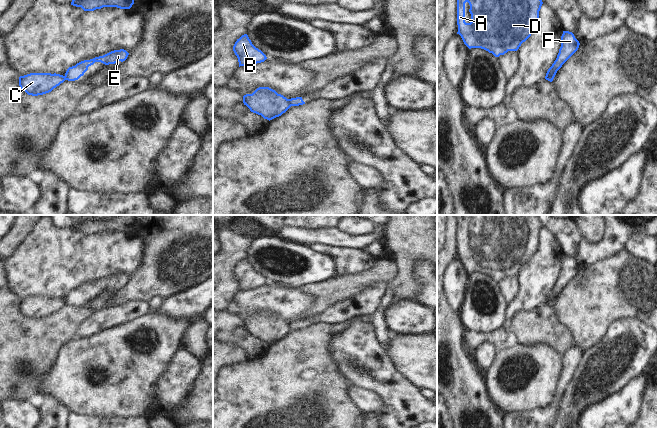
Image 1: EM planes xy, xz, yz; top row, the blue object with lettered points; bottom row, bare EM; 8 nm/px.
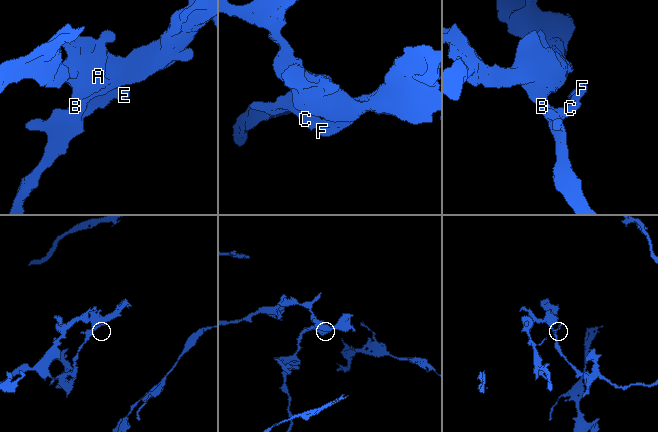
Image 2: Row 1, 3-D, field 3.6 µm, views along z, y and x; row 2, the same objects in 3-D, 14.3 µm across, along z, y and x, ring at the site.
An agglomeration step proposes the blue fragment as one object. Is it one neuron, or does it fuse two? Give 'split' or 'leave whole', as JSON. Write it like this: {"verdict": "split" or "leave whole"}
{"verdict": "split"}

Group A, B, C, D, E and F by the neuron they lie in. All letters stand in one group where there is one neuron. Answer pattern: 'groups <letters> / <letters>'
groups A B C D / E F

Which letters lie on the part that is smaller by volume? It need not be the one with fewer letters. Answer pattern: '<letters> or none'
E, F

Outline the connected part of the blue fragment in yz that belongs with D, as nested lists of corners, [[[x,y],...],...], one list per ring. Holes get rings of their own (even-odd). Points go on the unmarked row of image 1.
[[[455,215],[458,256],[469,272],[481,272],[495,281],[517,275],[536,253],[543,228],[536,215]],[[465,227],[470,229],[471,246],[465,246]]]

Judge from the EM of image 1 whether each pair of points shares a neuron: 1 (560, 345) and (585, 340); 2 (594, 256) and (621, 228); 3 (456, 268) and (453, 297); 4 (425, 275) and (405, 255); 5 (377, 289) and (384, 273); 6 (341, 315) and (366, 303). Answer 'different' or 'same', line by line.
1: different
2: same
3: same
4: different
5: different
6: same

